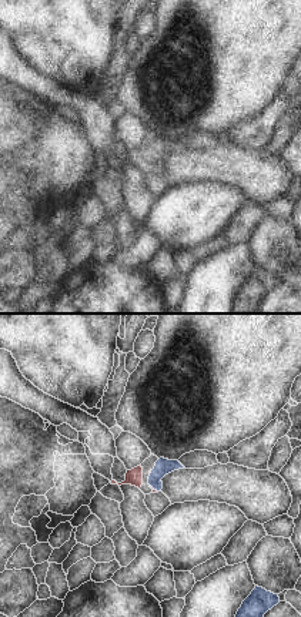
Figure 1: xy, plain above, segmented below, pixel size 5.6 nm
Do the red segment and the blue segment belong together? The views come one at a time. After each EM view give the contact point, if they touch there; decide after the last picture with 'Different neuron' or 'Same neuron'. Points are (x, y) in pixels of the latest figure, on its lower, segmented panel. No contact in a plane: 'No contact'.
Touches red at (153, 489).

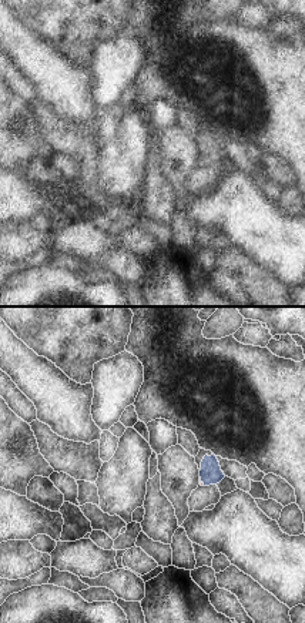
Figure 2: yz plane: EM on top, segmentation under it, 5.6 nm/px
Touches red at (203, 484).

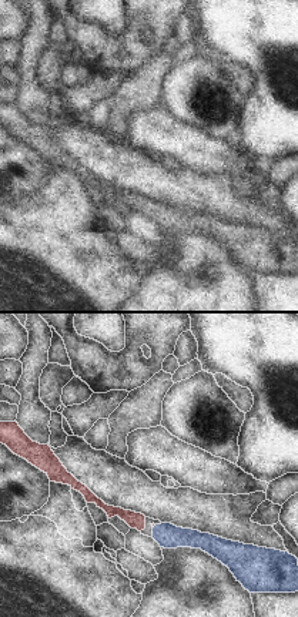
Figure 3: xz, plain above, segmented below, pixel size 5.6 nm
No contact.

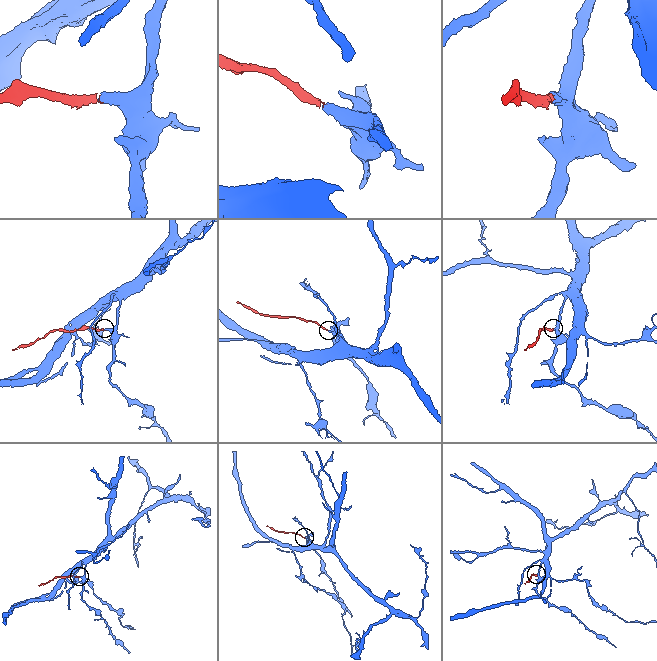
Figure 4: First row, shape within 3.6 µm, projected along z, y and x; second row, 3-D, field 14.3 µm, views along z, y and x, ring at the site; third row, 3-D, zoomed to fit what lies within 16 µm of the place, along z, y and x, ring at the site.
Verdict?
Same neuron.

